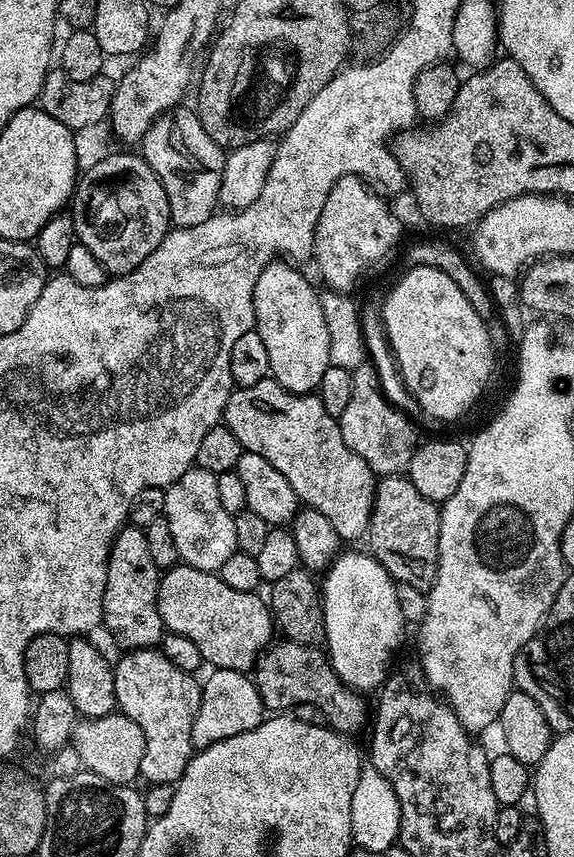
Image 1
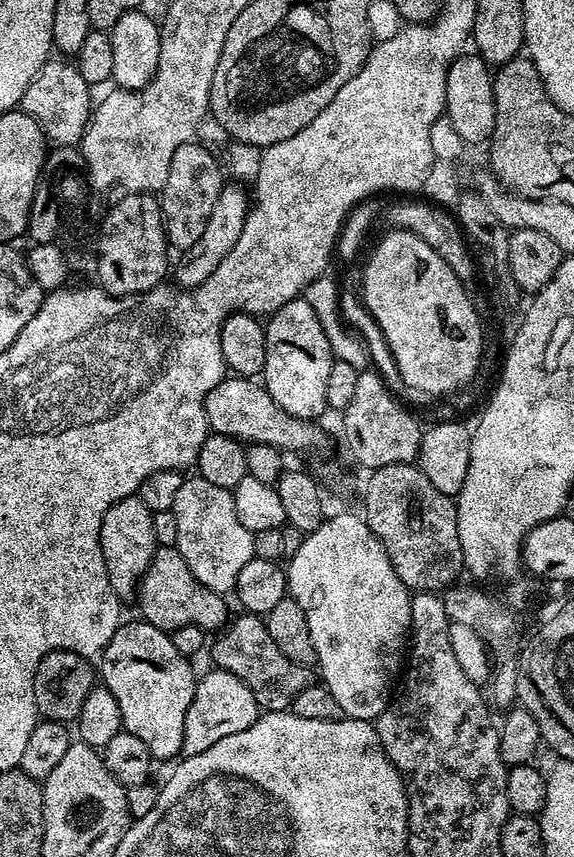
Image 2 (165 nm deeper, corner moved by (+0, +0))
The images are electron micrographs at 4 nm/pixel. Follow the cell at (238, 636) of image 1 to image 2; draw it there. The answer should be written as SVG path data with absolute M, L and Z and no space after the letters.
M175 546L157 547L144 579L140 582L139 596L139 615L155 628L161 628L169 634L176 628L191 624L205 630L211 630L211 628L220 630L230 620L228 604L224 601L227 599L221 593L204 586L198 578L194 578L190 566L186 566L182 554Z

